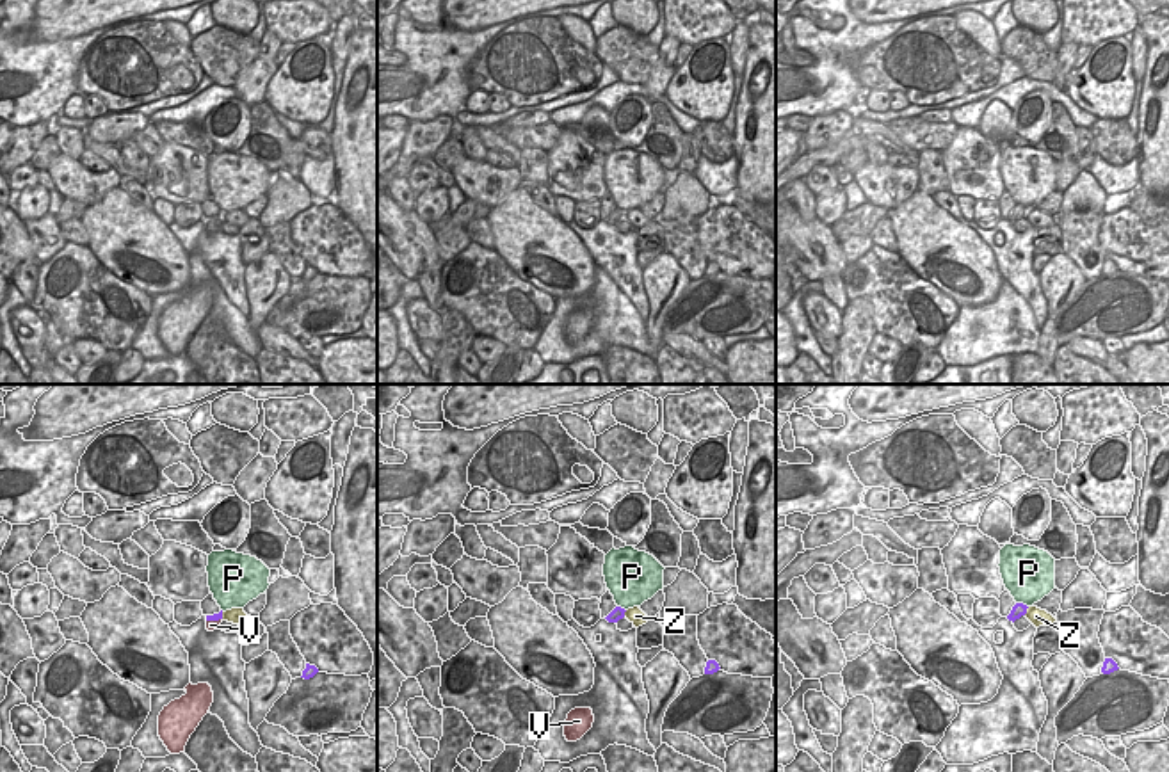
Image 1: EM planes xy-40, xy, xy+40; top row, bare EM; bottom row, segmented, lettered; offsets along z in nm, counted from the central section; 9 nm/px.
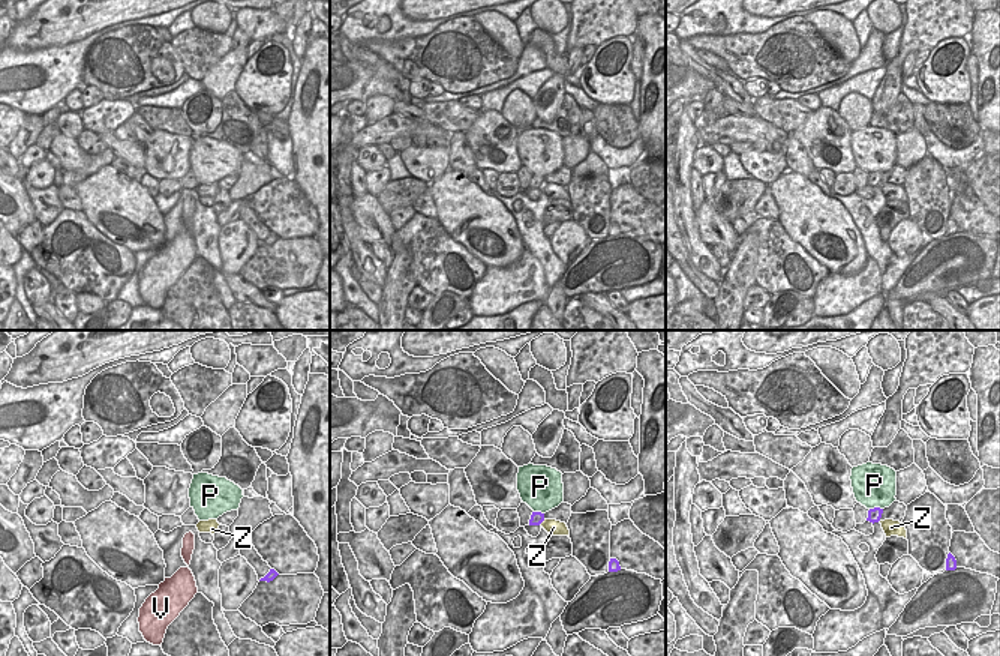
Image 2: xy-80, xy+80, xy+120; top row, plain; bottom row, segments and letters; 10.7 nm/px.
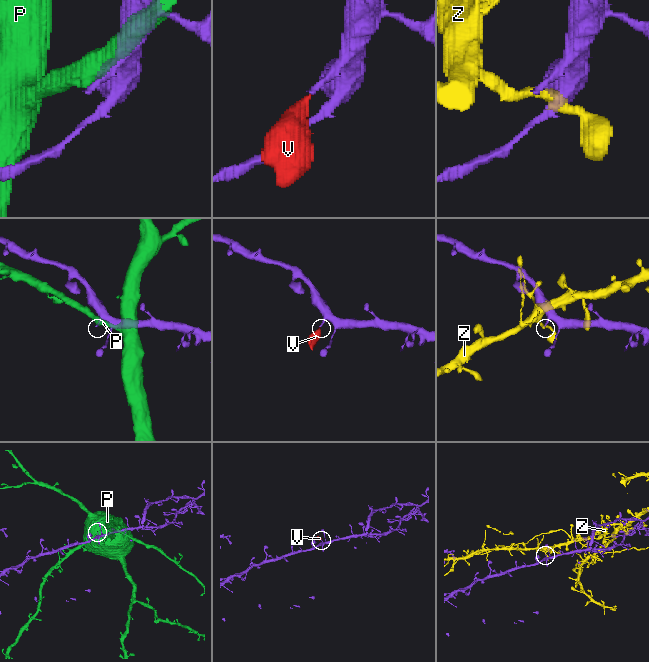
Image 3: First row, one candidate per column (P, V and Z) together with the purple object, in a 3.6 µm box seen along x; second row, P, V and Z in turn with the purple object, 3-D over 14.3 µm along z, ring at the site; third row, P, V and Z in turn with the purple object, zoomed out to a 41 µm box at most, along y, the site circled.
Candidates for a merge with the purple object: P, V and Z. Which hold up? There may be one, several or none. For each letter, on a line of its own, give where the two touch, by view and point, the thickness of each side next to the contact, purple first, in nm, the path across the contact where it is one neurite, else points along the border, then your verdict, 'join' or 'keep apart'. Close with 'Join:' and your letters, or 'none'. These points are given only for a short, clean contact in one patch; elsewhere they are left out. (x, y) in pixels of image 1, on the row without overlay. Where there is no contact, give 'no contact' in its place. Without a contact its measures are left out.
P: meets purple in xy+40 at (1022, 205); 120 nm thick on the purple side, 460 nm on the other; keep apart
V: meets purple in xy-40 at (214, 221); 60 nm thick on the purple side, 100 nm on the other; runs through xy-40 (216, 217), (214, 221), (210, 226); join
Z: meets purple in xy+40 at (1025, 212); 120 nm thick on the purple side, 160 nm on the other; border along xy+40 (1029, 209), (1023, 216); keep apart
Join: V

